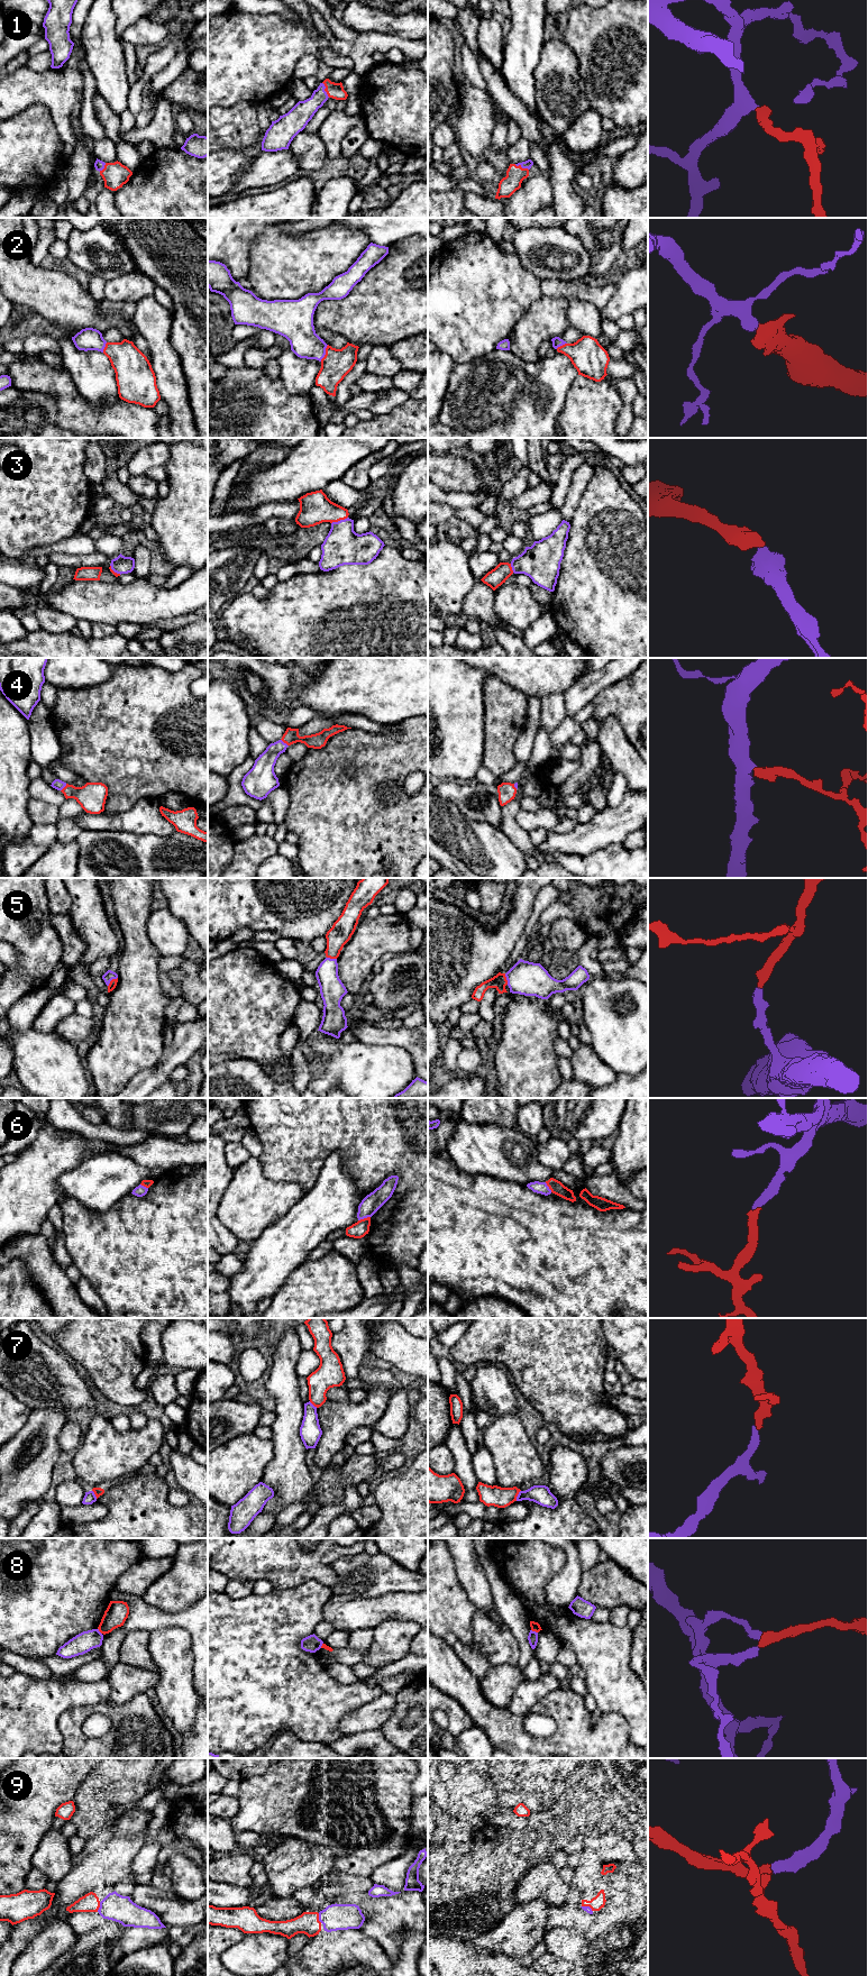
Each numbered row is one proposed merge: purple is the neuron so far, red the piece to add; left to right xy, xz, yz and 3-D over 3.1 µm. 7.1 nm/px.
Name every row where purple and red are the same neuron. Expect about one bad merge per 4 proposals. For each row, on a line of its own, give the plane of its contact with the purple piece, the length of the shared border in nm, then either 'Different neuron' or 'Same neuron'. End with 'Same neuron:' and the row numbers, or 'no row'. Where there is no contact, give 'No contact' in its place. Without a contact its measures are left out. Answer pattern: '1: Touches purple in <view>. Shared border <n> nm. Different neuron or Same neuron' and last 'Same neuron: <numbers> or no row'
1: Touches purple in xz. Shared border 120 nm. Same neuron
2: Touches purple in xz. Shared border 130 nm. Same neuron
3: Touches purple in xz. Shared border 130 nm. Same neuron
4: Touches purple in xz. Shared border 80 nm. Same neuron
5: Touches purple in xy. Shared border 100 nm. Same neuron
6: Touches purple in xz. Shared border 90 nm. Same neuron
7: Touches purple in yz. Shared border 90 nm. Different neuron
8: Touches purple in yz. Shared border 50 nm. Different neuron
9: Touches purple in xy. Shared border 80 nm. Same neuron
Same neuron: 1, 2, 3, 4, 5, 6, 9

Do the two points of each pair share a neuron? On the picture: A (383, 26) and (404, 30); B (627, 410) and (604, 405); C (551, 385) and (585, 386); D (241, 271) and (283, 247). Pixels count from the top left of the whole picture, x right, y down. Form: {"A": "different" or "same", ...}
{"A": "same", "B": "different", "C": "different", "D": "different"}

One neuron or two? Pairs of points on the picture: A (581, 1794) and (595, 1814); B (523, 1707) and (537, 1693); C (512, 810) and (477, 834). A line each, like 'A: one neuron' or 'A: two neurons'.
A: one neuron
B: one neuron
C: two neurons

